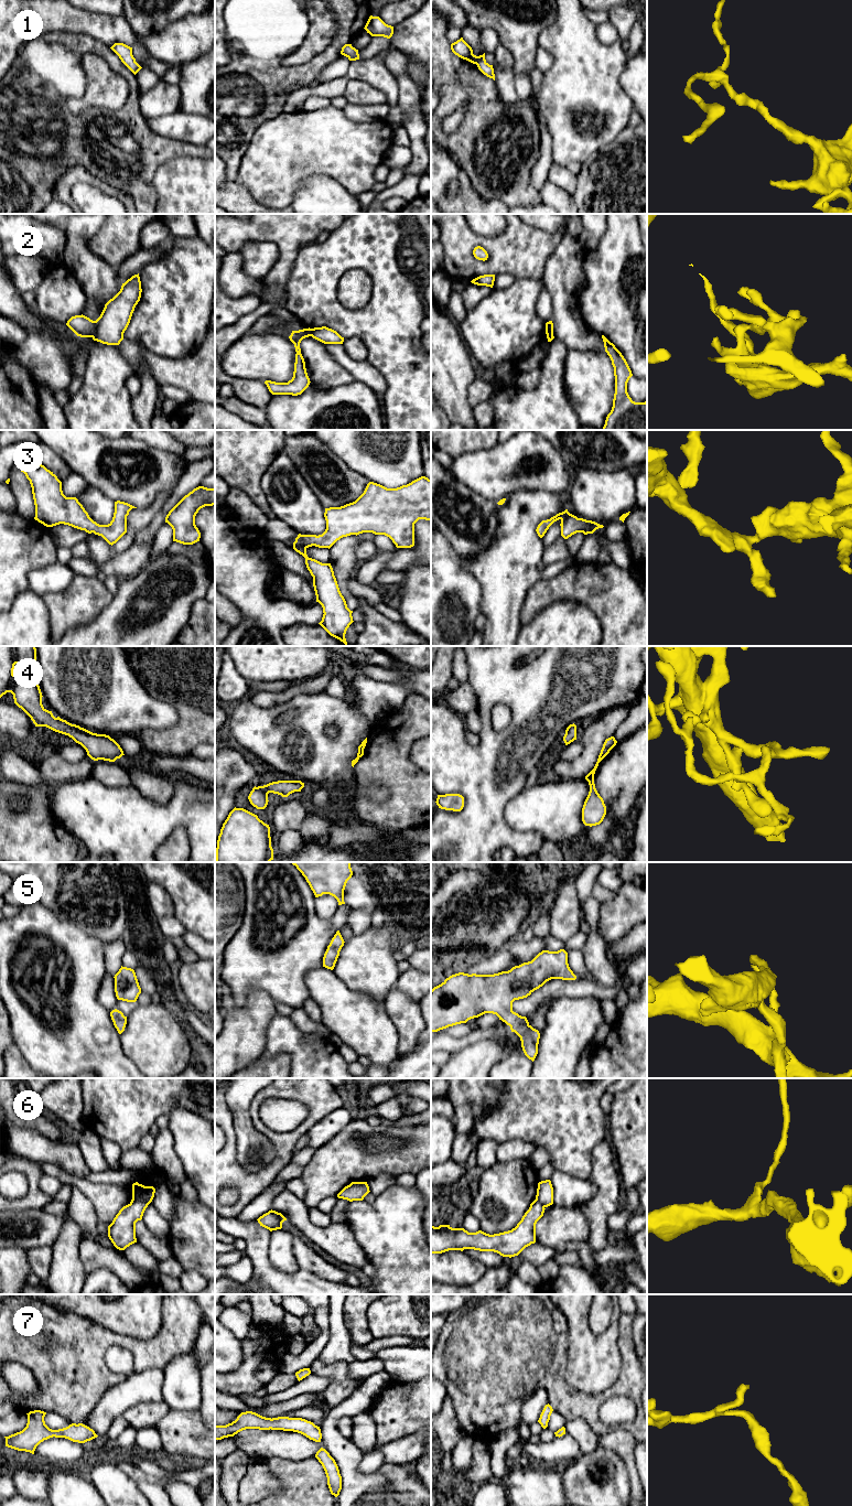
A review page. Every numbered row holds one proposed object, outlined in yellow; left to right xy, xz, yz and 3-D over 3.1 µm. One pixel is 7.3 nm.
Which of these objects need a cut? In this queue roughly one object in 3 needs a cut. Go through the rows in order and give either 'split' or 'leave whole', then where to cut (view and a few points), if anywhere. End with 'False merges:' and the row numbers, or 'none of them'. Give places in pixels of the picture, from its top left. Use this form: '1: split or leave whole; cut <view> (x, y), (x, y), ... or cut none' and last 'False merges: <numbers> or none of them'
1: leave whole; cut none
2: split; cut xy (95, 321), (95, 333), (92, 336)
3: leave whole; cut none
4: leave whole; cut none
5: leave whole; cut none
6: split; cut xy (131, 1200), (143, 1200), (149, 1203)
7: leave whole; cut none
False merges: 2, 6

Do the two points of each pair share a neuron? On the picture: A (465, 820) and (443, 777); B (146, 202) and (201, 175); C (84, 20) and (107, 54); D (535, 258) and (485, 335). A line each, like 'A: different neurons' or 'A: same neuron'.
A: same neuron
B: different neurons
C: different neurons
D: different neurons

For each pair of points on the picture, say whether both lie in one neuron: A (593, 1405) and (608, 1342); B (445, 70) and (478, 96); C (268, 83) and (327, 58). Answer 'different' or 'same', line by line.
A: different
B: same
C: same

